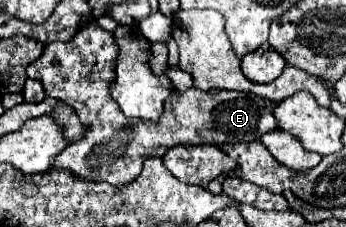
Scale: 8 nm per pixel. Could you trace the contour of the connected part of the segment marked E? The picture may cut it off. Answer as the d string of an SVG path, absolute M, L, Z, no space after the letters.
M95 20L87 22L83 28L79 28L79 32L75 32L75 36L69 42L51 42L43 48L43 54L27 68L27 76L29 78L39 78L45 94L51 98L59 98L65 100L79 116L81 124L87 128L87 132L83 132L83 136L75 142L71 142L55 160L55 168L67 168L77 176L83 176L87 180L105 180L113 186L121 186L127 184L131 180L135 180L141 172L143 160L151 158L151 156L163 156L169 148L173 146L197 146L197 144L225 144L225 142L251 142L251 140L259 140L259 136L277 130L277 120L273 116L273 108L279 102L267 100L267 98L259 98L253 96L251 92L229 92L229 90L209 90L203 92L195 86L191 86L185 92L171 92L171 96L165 100L165 108L163 114L157 122L149 122L149 120L131 120L127 116L123 116L123 112L119 112L119 106L115 104L115 100L111 100L109 94L109 84L115 82L115 60L119 54L119 46L115 44L113 34L105 32L103 28L99 28L99 24L95 24Z

